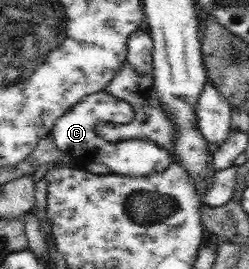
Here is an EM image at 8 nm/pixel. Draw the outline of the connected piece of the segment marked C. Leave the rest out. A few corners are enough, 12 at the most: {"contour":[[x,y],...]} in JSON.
{"contour":[[106,93],[56,119],[56,146],[79,165],[113,174],[164,173],[172,152],[148,139],[108,142],[100,123],[128,124],[134,109]]}

